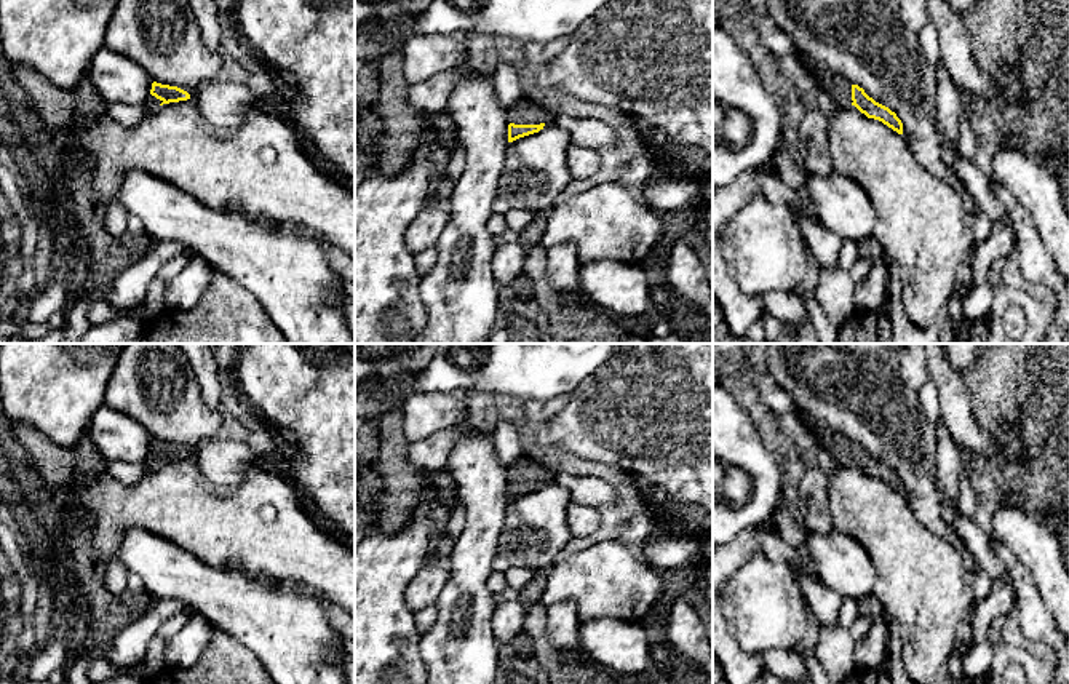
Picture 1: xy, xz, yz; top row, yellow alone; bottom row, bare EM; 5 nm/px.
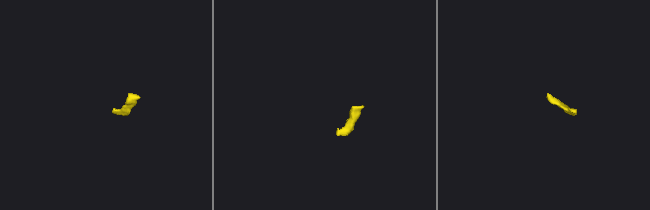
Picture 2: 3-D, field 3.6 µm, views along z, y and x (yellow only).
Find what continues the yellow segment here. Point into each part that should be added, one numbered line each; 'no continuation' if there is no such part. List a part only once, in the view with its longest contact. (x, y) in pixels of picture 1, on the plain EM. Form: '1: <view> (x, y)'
1: xz (526, 470)

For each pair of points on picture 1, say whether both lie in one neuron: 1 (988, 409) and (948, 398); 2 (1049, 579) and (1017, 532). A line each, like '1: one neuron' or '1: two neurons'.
1: two neurons
2: one neuron

